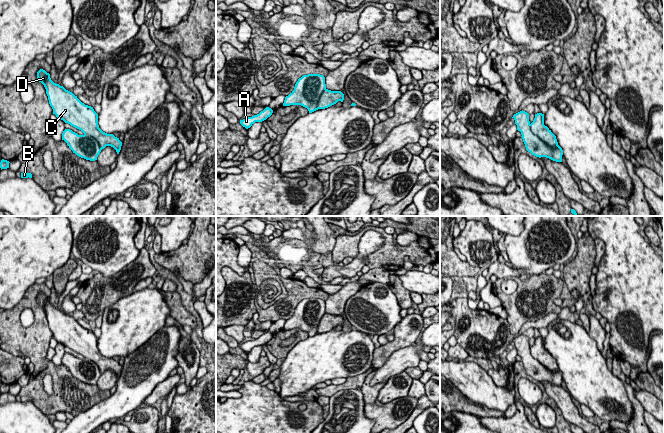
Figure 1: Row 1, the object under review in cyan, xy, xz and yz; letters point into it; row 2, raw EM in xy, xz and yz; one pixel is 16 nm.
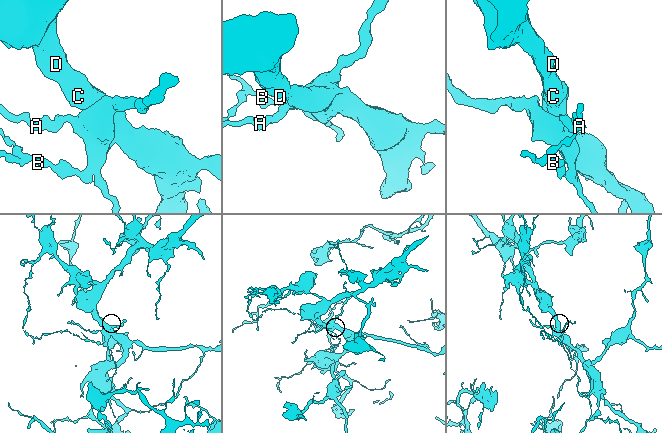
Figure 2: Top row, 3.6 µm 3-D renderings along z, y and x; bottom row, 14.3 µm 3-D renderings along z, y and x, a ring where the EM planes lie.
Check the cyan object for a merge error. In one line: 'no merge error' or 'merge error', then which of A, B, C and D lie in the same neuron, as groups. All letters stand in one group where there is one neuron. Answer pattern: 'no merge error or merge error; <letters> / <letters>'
no merge error; A B C D

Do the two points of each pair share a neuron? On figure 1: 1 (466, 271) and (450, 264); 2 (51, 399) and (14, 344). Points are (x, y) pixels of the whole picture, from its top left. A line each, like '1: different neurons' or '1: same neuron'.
1: same neuron
2: same neuron

